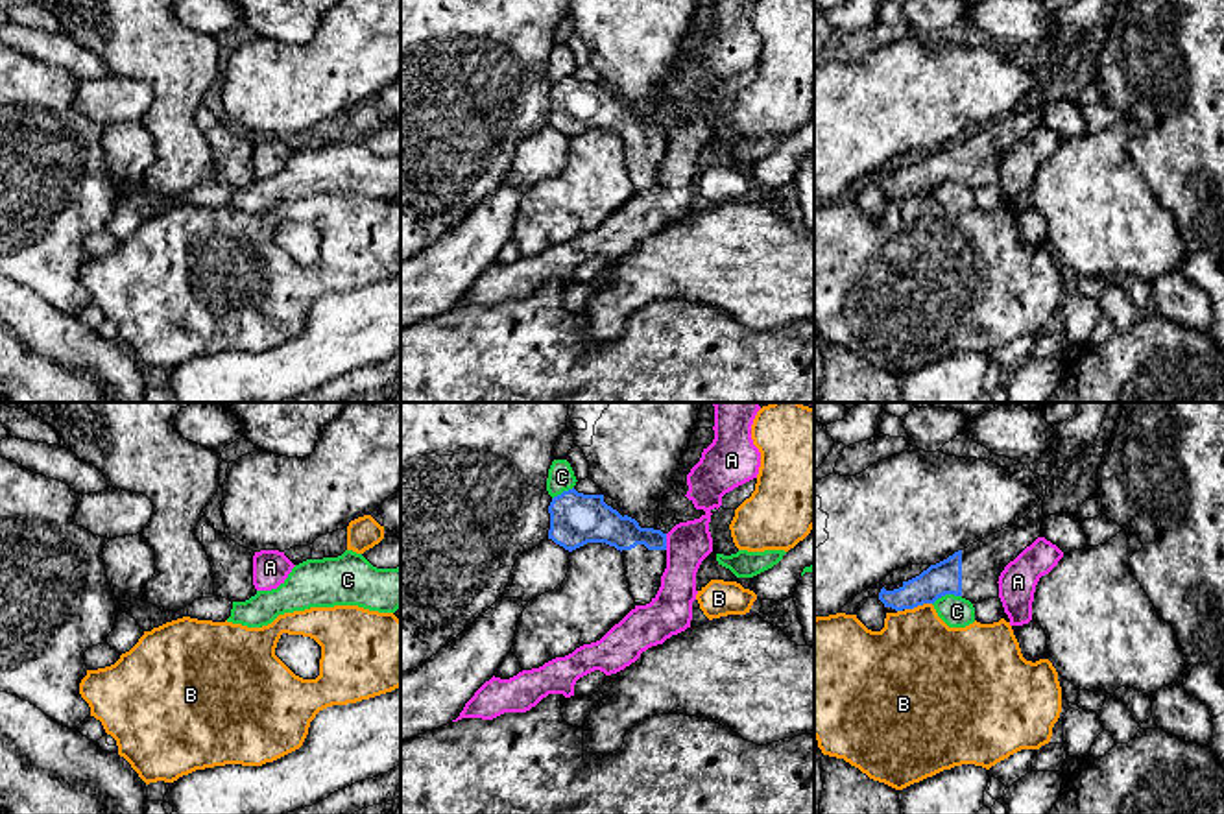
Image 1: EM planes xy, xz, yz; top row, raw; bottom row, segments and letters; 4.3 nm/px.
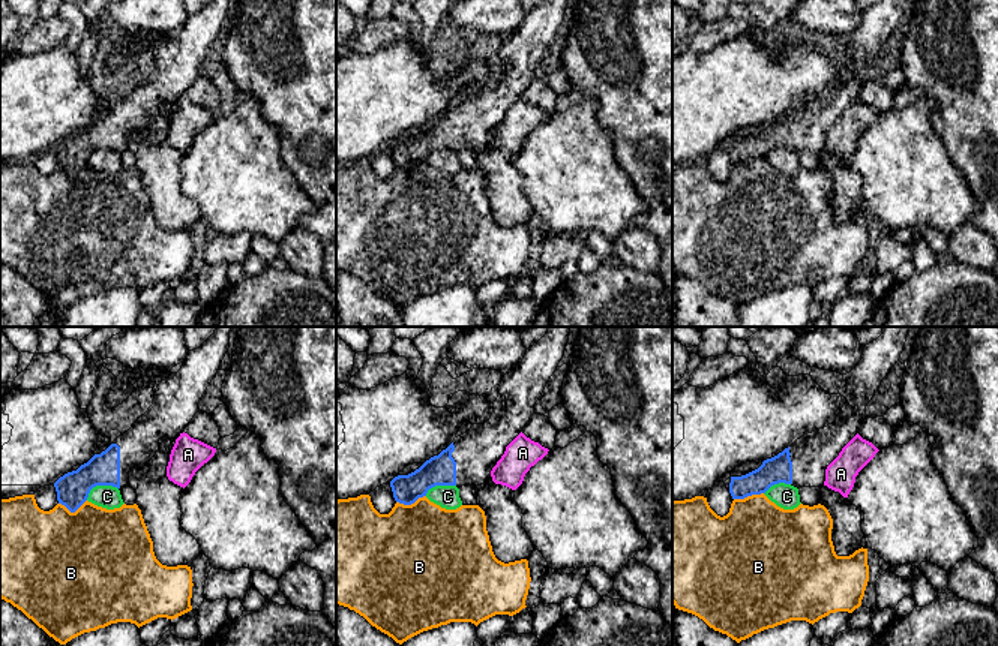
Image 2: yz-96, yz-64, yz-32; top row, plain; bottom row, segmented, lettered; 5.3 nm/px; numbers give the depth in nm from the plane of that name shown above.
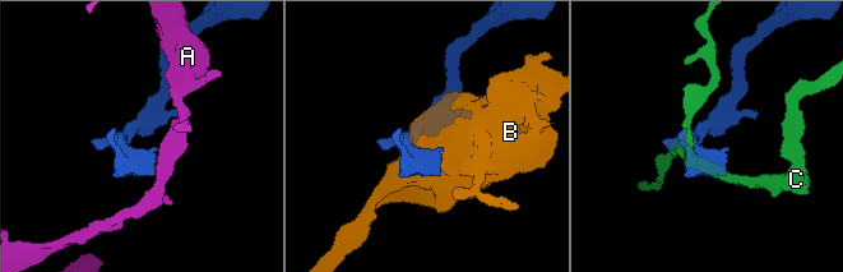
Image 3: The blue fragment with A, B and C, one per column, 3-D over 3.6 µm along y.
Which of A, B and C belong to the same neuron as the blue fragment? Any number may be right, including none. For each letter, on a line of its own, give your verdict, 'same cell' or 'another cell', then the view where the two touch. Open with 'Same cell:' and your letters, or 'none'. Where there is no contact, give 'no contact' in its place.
Same cell: none
A: another cell; contact in xz
B: another cell; contact in yz
C: another cell; contact in yz

